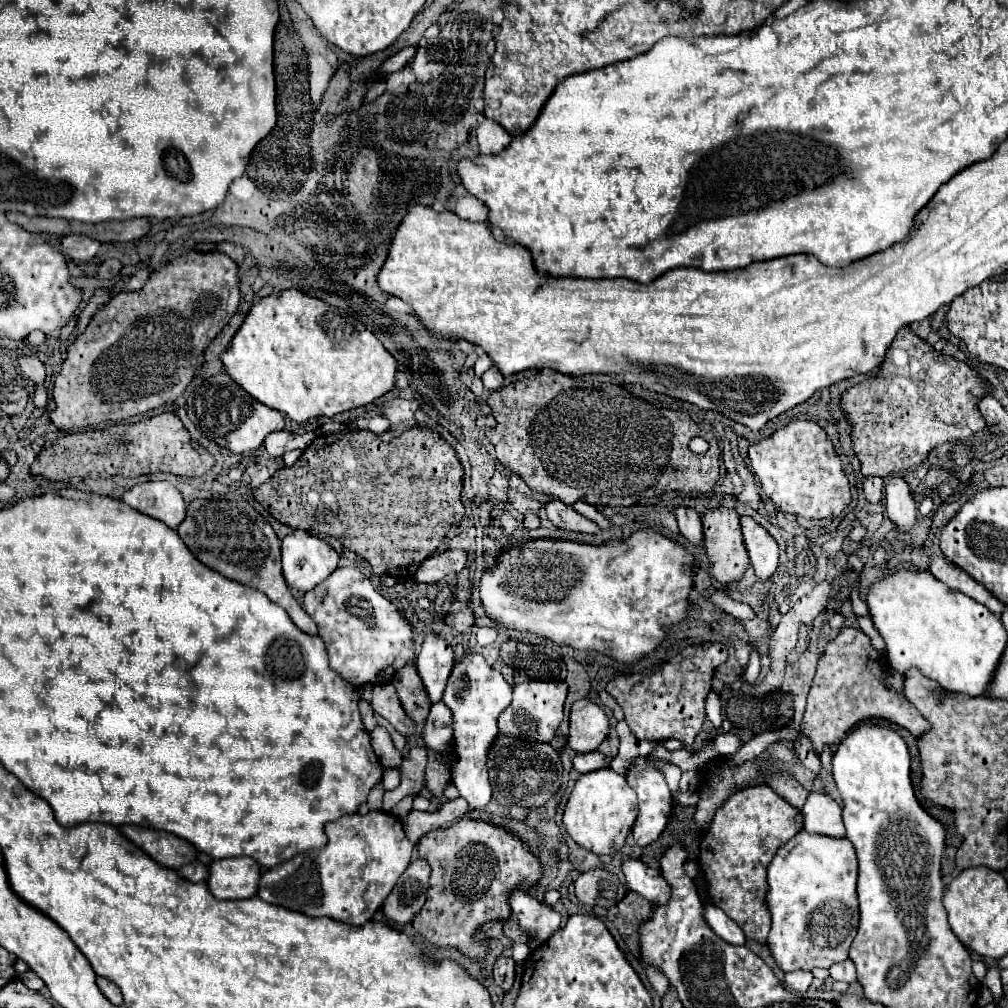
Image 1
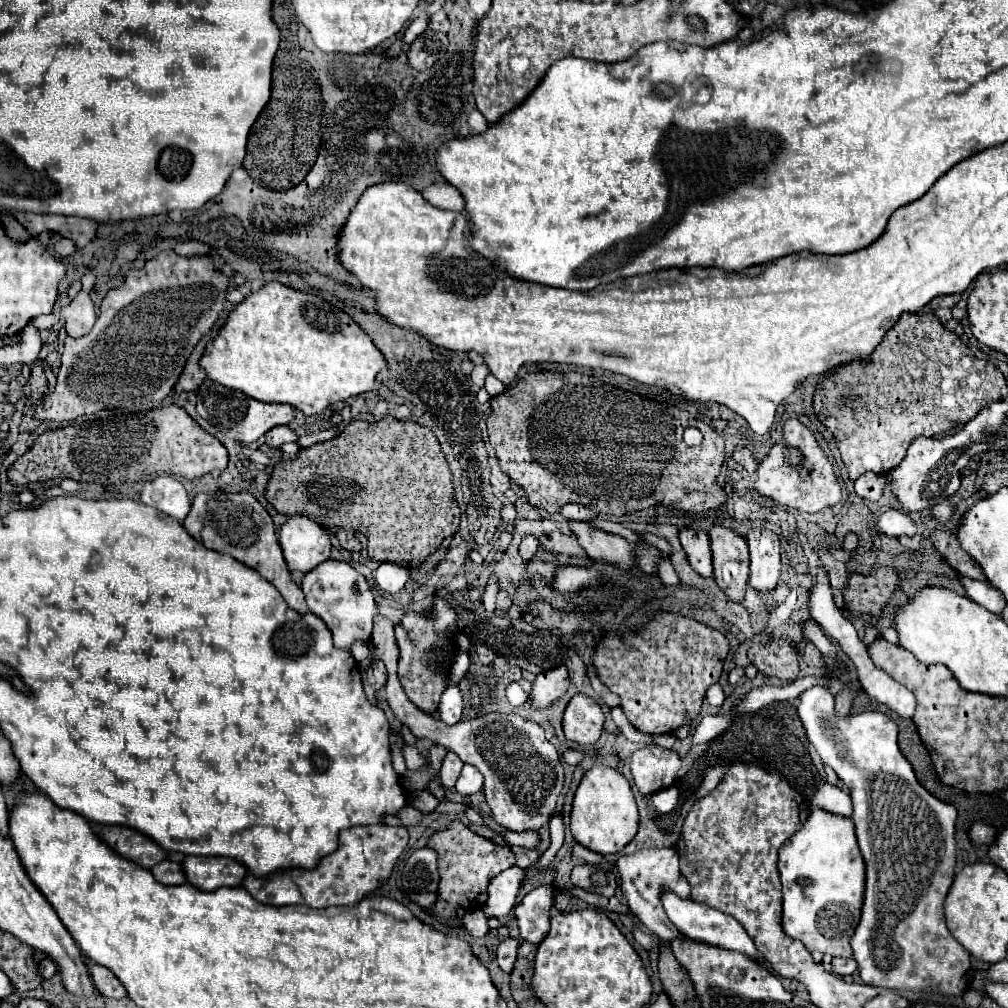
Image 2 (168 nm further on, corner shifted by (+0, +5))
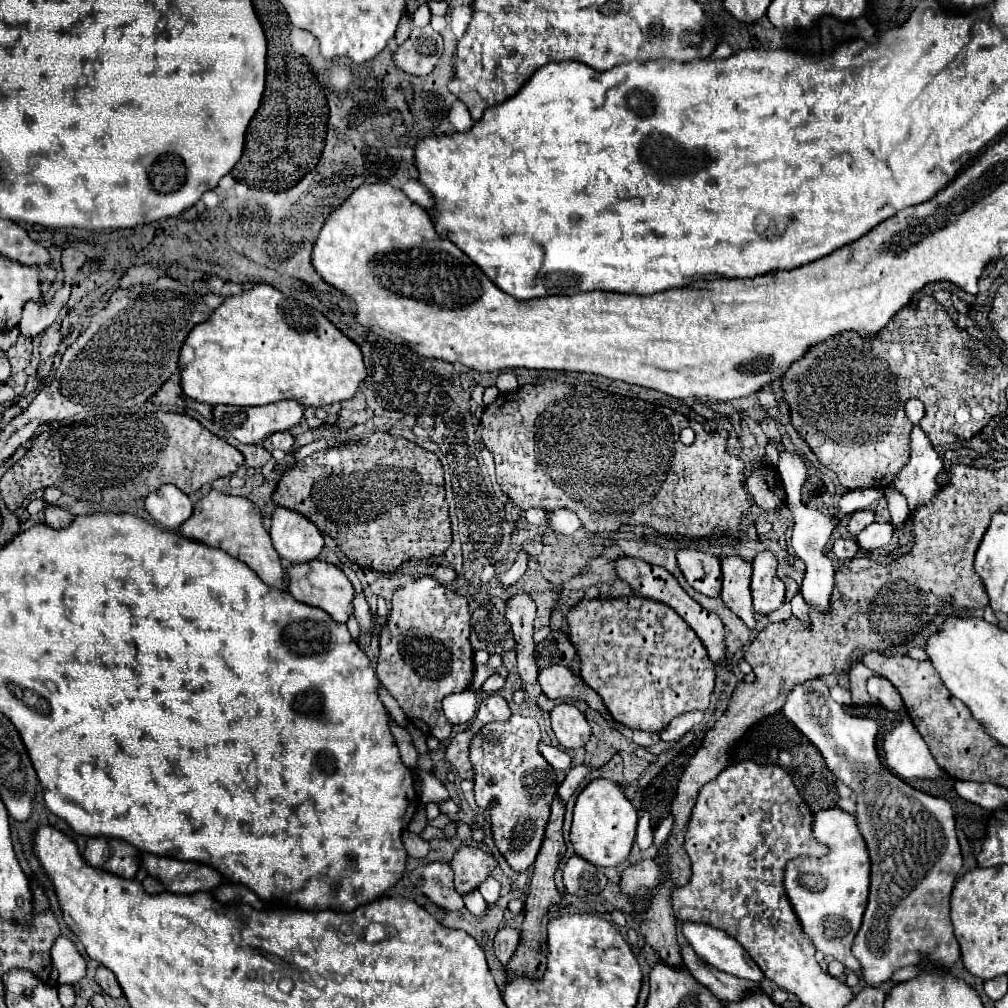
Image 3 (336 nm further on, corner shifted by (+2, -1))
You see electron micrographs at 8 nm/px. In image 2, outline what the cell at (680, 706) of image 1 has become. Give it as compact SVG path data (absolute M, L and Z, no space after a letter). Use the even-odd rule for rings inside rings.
M660 614L640 634L628 634L626 640L608 636L598 642L594 650L594 666L600 680L622 698L622 712L628 716L634 728L646 734L670 734L682 726L694 728L700 718L700 706L704 702L704 692L710 684L718 682L724 658L728 656L730 644L726 636L710 626L704 626L692 618L682 618L678 614Z

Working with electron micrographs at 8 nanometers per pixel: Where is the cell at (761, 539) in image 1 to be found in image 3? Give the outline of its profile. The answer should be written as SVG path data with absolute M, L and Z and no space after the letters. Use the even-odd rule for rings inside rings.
M764 550L754 560L752 572L752 598L758 614L770 614L784 604L784 582L776 576L776 558Z

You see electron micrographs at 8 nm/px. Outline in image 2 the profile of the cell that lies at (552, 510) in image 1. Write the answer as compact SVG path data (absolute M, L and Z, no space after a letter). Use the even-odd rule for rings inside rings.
M568 520L570 532L576 536L578 544L592 556L600 560L608 560L614 564L620 564L622 568L632 566L632 544L624 540L622 536L604 532L594 528L588 522L580 520Z

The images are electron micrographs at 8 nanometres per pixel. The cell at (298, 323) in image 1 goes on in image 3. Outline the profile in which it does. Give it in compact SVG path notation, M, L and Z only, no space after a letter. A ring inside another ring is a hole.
M258 284L254 286L252 290L248 292L242 292L238 296L230 296L226 298L218 308L214 308L214 314L206 320L206 322L200 322L196 324L188 338L184 340L184 346L180 350L180 386L182 386L182 392L192 398L192 400L198 400L198 402L206 402L210 406L218 406L218 404L232 404L232 406L262 406L262 404L270 404L270 402L278 402L278 400L298 400L300 404L304 406L328 406L328 404L334 404L334 402L344 402L344 400L350 400L356 390L358 390L358 384L366 378L366 366L362 362L362 352L360 348L350 342L350 338L346 338L332 322L328 322L328 318L324 314L320 314L318 310L298 302L298 300L292 300L292 298L286 298L282 292L278 292L274 286L270 284Z

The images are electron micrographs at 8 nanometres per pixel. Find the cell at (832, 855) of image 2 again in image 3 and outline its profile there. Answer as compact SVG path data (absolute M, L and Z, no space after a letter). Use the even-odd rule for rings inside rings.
M830 808L830 810L820 810L814 814L814 836L816 840L824 842L830 852L824 858L794 858L786 866L786 894L794 906L796 916L800 918L800 924L804 932L812 938L816 950L840 960L848 970L858 972L860 962L854 958L850 946L852 940L862 924L862 914L866 910L866 900L868 900L868 888L870 888L870 858L868 858L868 848L866 842L858 830L858 822L854 814L848 814L840 808Z

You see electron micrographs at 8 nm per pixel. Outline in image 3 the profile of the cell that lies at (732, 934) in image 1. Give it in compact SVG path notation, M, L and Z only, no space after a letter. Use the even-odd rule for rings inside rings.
M684 922L682 932L694 948L694 952L698 954L698 958L708 962L710 966L758 984L764 980L764 974L756 966L756 962L752 962L752 958L740 948L740 944L736 944L722 930L694 922Z

